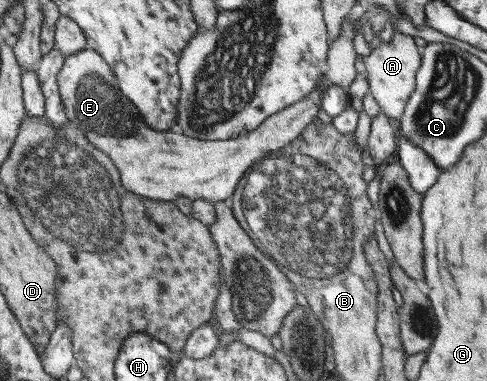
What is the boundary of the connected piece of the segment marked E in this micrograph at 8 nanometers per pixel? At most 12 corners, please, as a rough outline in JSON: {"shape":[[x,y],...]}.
{"shape":[[344,19],[314,87],[224,141],[149,128],[91,48],[59,73],[68,118],[127,190],[215,204],[356,75]]}

